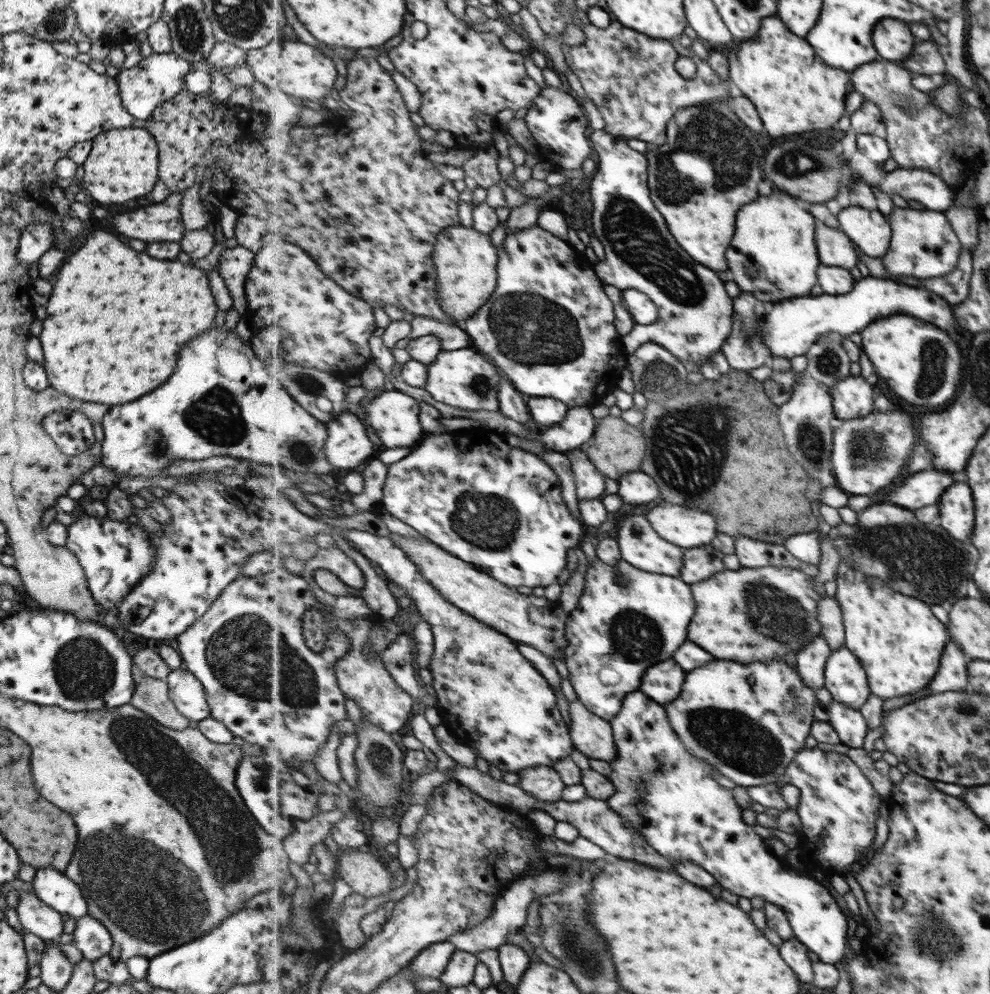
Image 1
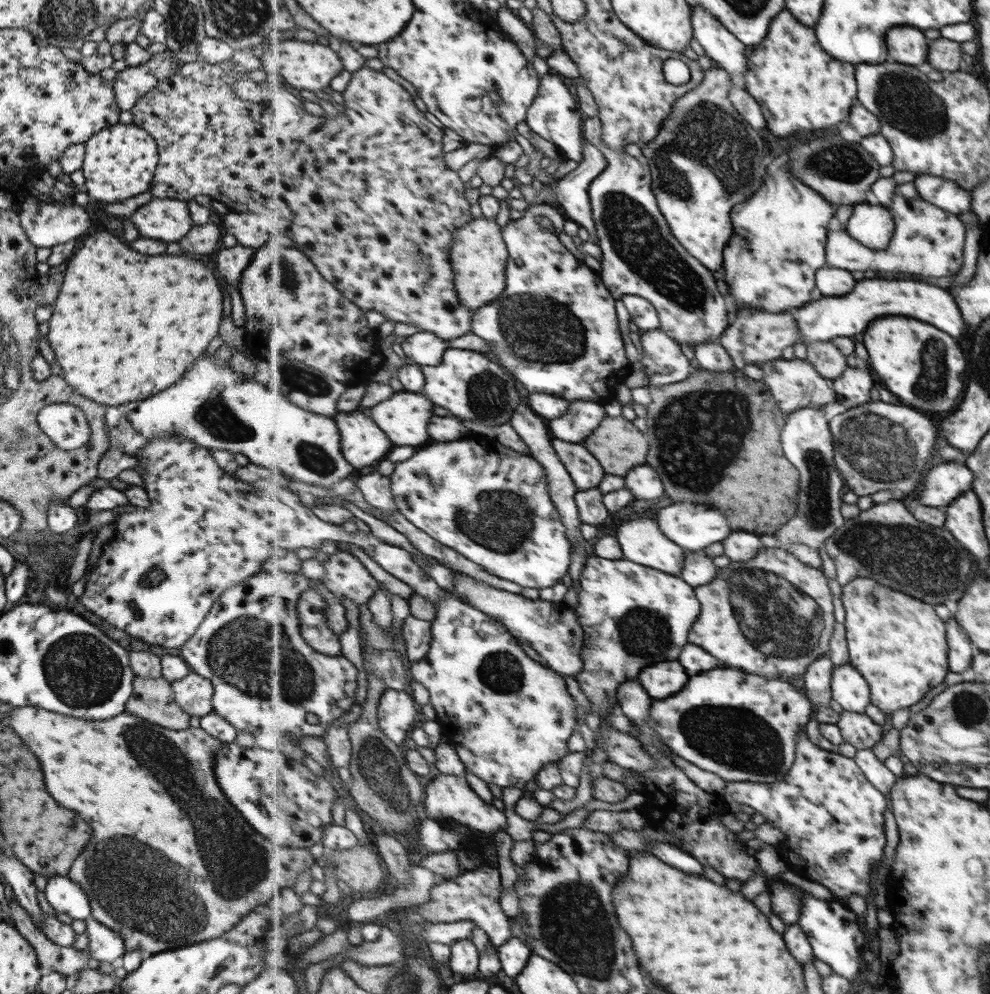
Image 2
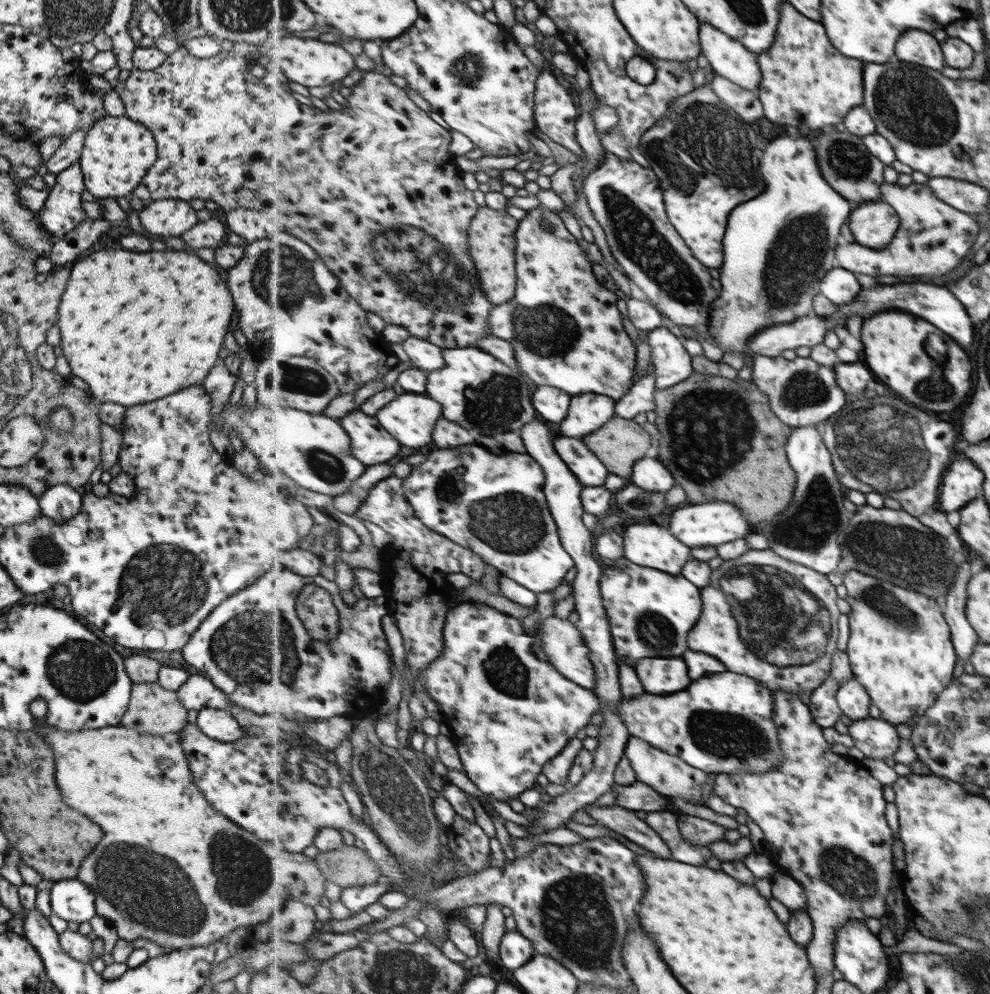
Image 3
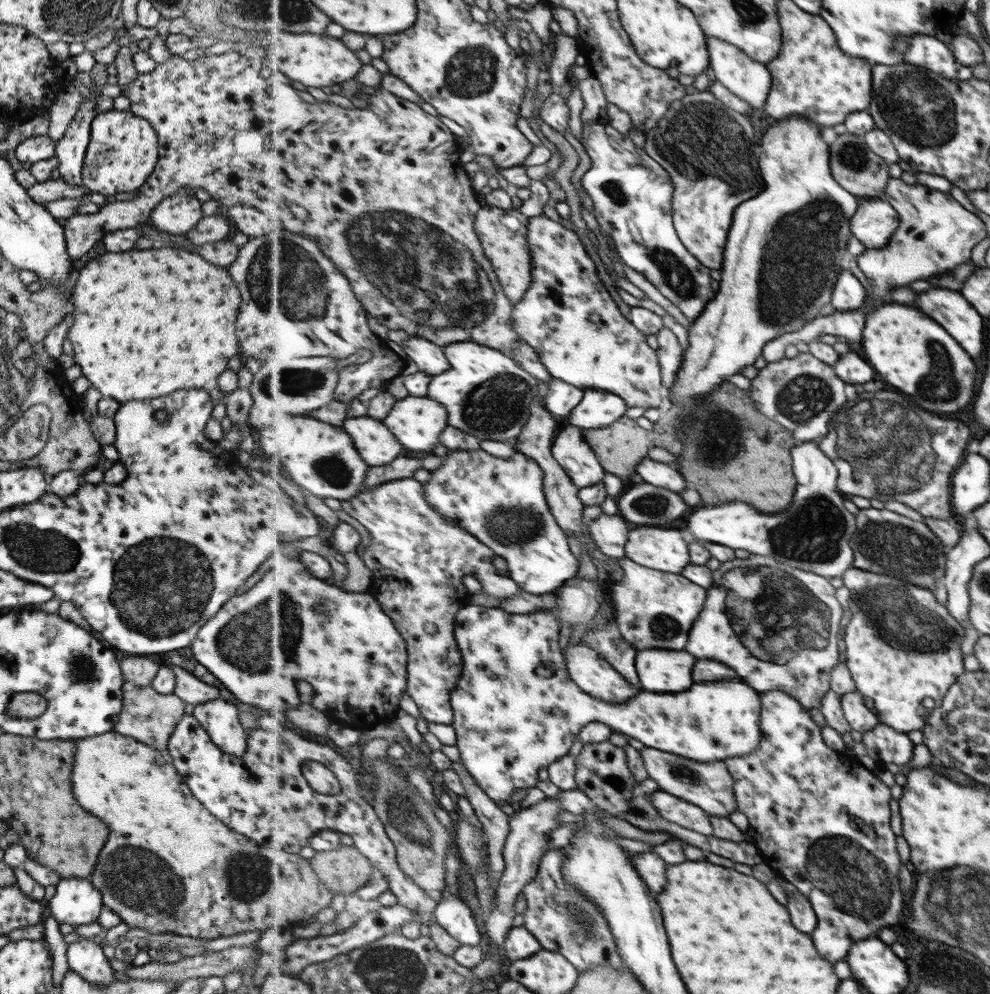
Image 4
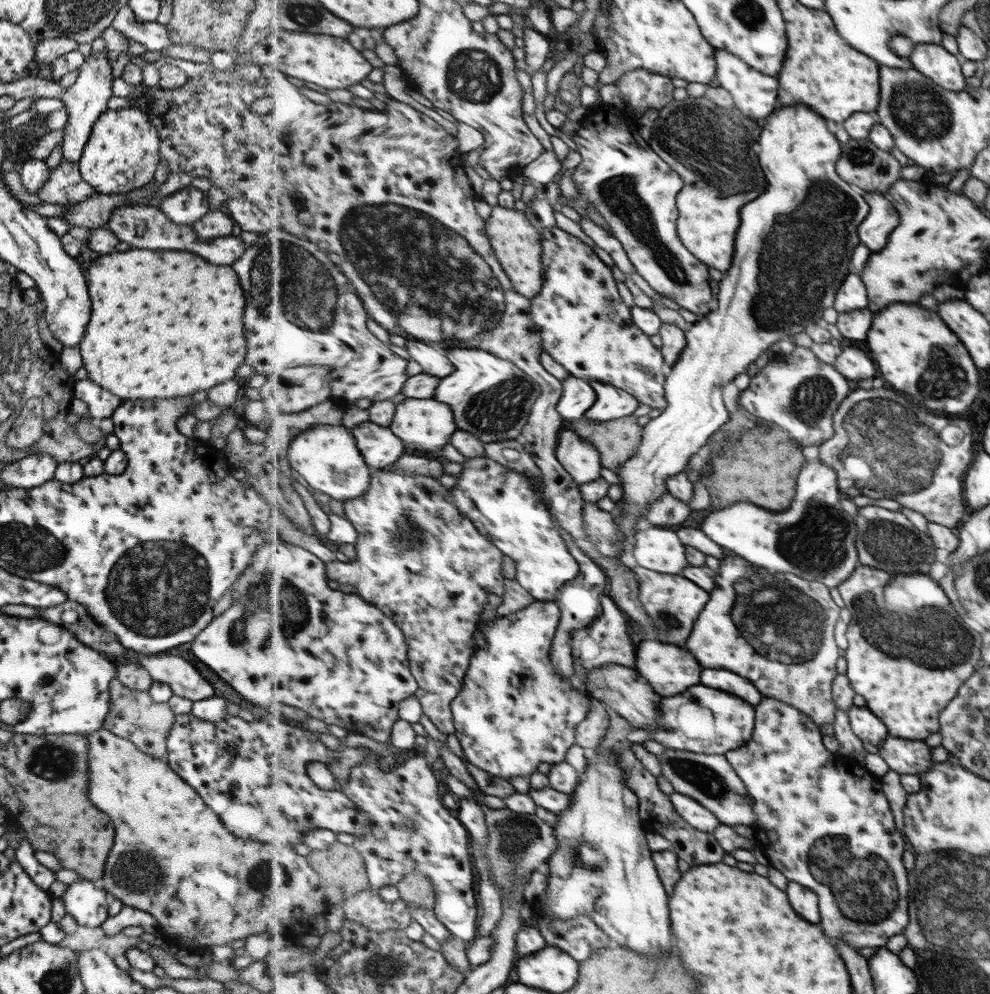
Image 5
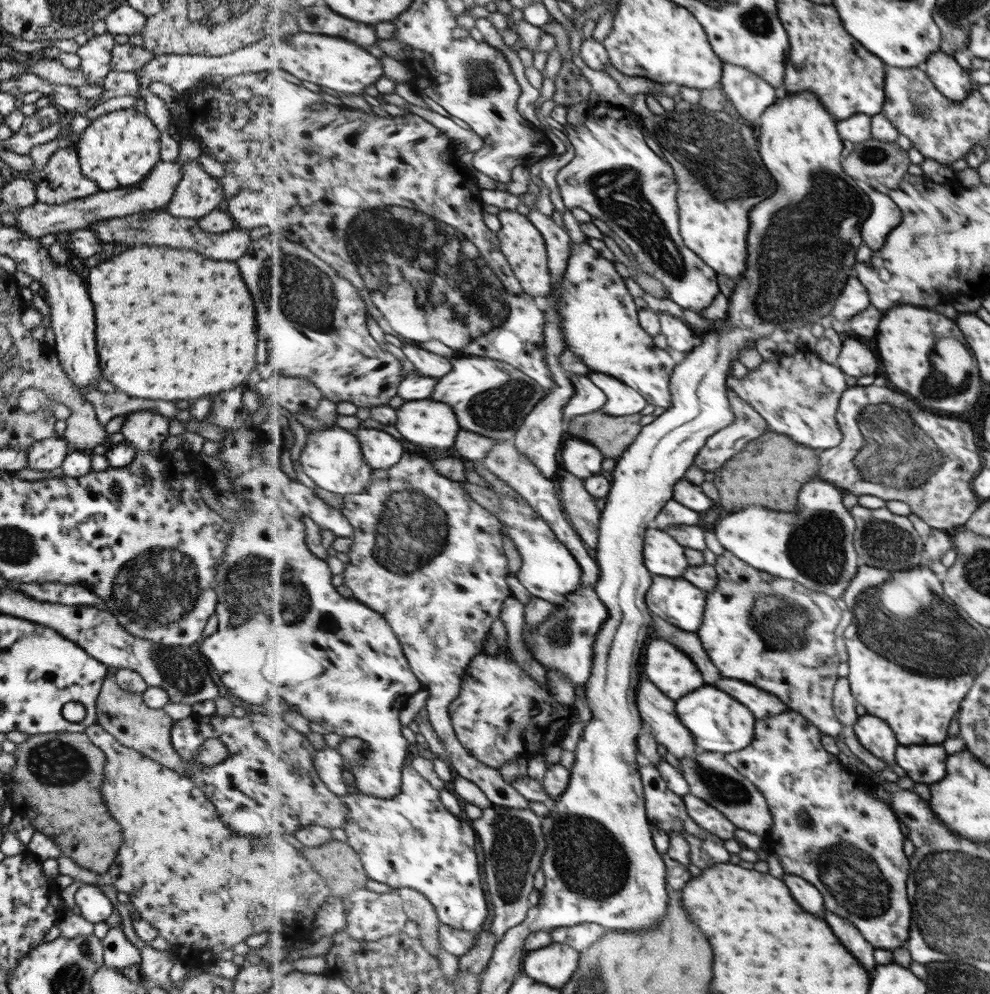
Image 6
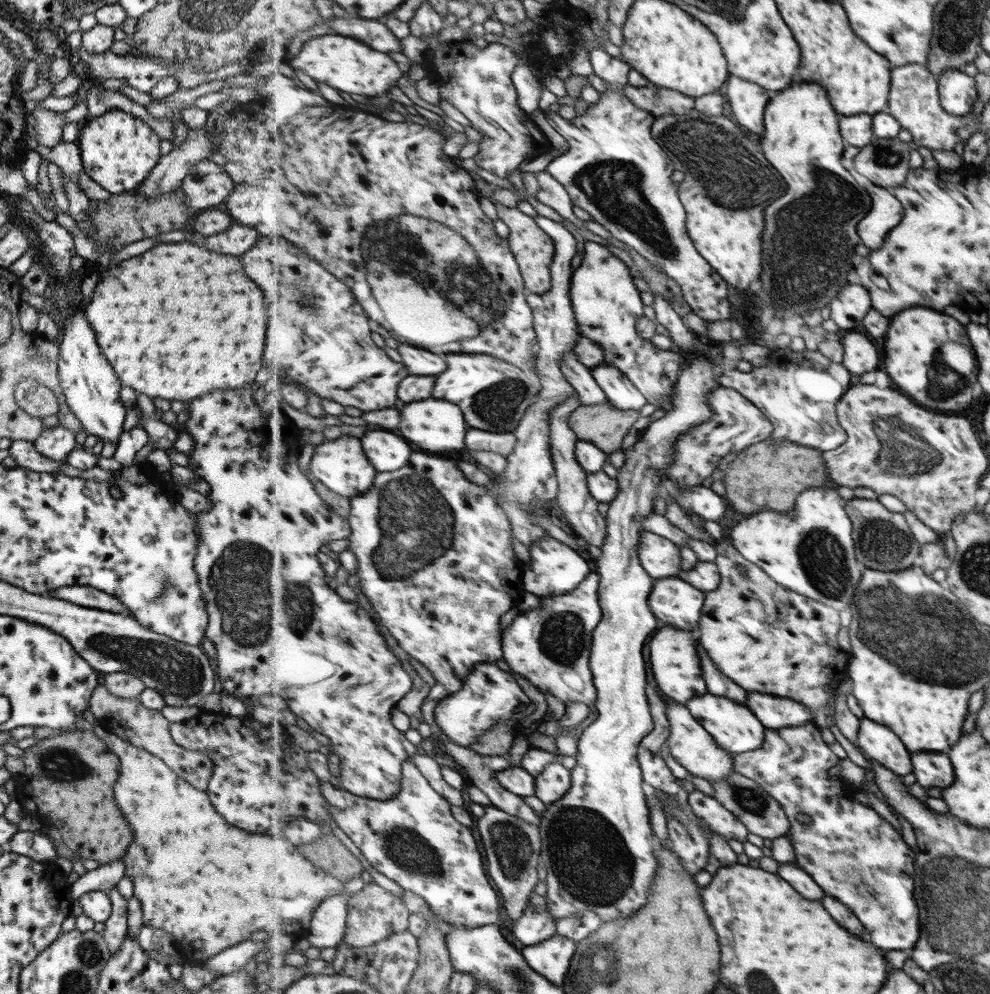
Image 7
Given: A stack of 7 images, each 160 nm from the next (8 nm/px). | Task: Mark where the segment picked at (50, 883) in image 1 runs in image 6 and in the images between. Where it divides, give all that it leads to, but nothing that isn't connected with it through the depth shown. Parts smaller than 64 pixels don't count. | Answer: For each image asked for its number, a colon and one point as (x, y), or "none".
2: (64, 896)
3: (71, 900)
4: (75, 901)
5: (88, 906)
6: (94, 907)

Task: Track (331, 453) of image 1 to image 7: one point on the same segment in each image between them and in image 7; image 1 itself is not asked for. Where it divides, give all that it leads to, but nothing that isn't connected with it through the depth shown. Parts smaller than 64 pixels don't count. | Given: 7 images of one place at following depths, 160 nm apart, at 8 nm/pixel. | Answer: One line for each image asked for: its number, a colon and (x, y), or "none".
2: (364, 443)
3: (372, 443)
4: (377, 444)
5: (381, 447)
6: (382, 450)
7: (388, 452)

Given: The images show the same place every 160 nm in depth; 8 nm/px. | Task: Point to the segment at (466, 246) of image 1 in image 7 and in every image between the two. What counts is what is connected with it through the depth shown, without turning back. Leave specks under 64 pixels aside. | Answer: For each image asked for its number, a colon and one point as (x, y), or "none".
2: (480, 255)
3: (493, 244)
4: (509, 251)
5: (517, 242)
6: (525, 247)
7: (534, 249)

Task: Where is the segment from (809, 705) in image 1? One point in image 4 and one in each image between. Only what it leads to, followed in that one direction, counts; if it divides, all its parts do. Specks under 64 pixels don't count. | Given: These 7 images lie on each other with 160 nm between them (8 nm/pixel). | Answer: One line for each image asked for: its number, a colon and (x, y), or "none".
2: (743, 727)
3: (724, 725)
4: (517, 710)

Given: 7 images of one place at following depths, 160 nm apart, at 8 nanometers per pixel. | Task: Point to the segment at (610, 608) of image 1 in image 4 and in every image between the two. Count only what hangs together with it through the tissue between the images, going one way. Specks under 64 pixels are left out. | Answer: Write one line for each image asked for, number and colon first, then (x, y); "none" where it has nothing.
2: (633, 616)
3: (651, 613)
4: (654, 609)

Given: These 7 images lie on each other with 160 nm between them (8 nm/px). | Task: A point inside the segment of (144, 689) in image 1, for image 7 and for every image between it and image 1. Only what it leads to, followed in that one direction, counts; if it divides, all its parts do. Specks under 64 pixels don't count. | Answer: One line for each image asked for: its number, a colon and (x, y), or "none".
2: (151, 699)
3: (152, 709)
4: (146, 716)
5: (132, 715)
6: (122, 714)
7: (146, 729)

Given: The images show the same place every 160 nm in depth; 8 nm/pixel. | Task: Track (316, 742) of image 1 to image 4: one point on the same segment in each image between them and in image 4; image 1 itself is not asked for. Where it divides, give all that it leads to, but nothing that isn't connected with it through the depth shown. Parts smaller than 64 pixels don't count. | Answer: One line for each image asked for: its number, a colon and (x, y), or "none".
2: (264, 676)
3: (253, 647)
4: (344, 645)

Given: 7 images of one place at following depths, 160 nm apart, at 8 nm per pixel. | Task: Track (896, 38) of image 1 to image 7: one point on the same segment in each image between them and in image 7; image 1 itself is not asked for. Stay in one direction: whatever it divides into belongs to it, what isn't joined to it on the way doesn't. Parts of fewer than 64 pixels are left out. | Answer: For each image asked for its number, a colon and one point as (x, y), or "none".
2: (906, 45)
3: (915, 46)
4: (925, 51)
5: (932, 61)
6: (950, 79)
7: (957, 91)

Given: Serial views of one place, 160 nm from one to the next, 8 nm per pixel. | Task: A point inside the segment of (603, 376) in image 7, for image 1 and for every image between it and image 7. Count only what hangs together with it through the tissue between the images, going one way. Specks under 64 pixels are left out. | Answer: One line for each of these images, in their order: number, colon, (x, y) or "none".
1: (579, 426)
2: (584, 417)
3: (588, 413)
4: (599, 409)
5: (613, 403)
6: (623, 400)

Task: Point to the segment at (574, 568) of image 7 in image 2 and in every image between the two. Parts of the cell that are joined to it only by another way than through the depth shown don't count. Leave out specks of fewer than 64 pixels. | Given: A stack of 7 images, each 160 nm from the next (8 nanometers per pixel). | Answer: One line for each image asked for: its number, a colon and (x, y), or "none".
2: (492, 505)
3: (486, 502)
4: (502, 502)
5: (504, 504)
6: (549, 570)

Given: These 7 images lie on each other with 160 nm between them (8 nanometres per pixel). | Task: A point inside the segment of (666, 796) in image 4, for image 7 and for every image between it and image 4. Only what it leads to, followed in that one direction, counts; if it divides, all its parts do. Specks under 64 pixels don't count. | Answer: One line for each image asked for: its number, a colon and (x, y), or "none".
5: (693, 812)
6: (704, 814)
7: (708, 808)

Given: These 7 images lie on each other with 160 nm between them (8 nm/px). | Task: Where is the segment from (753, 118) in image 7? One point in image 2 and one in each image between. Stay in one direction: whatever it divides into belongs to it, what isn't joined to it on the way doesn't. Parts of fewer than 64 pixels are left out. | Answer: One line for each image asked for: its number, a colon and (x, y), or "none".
2: (726, 51)
3: (730, 58)
4: (746, 77)
5: (755, 93)
6: (751, 95)

